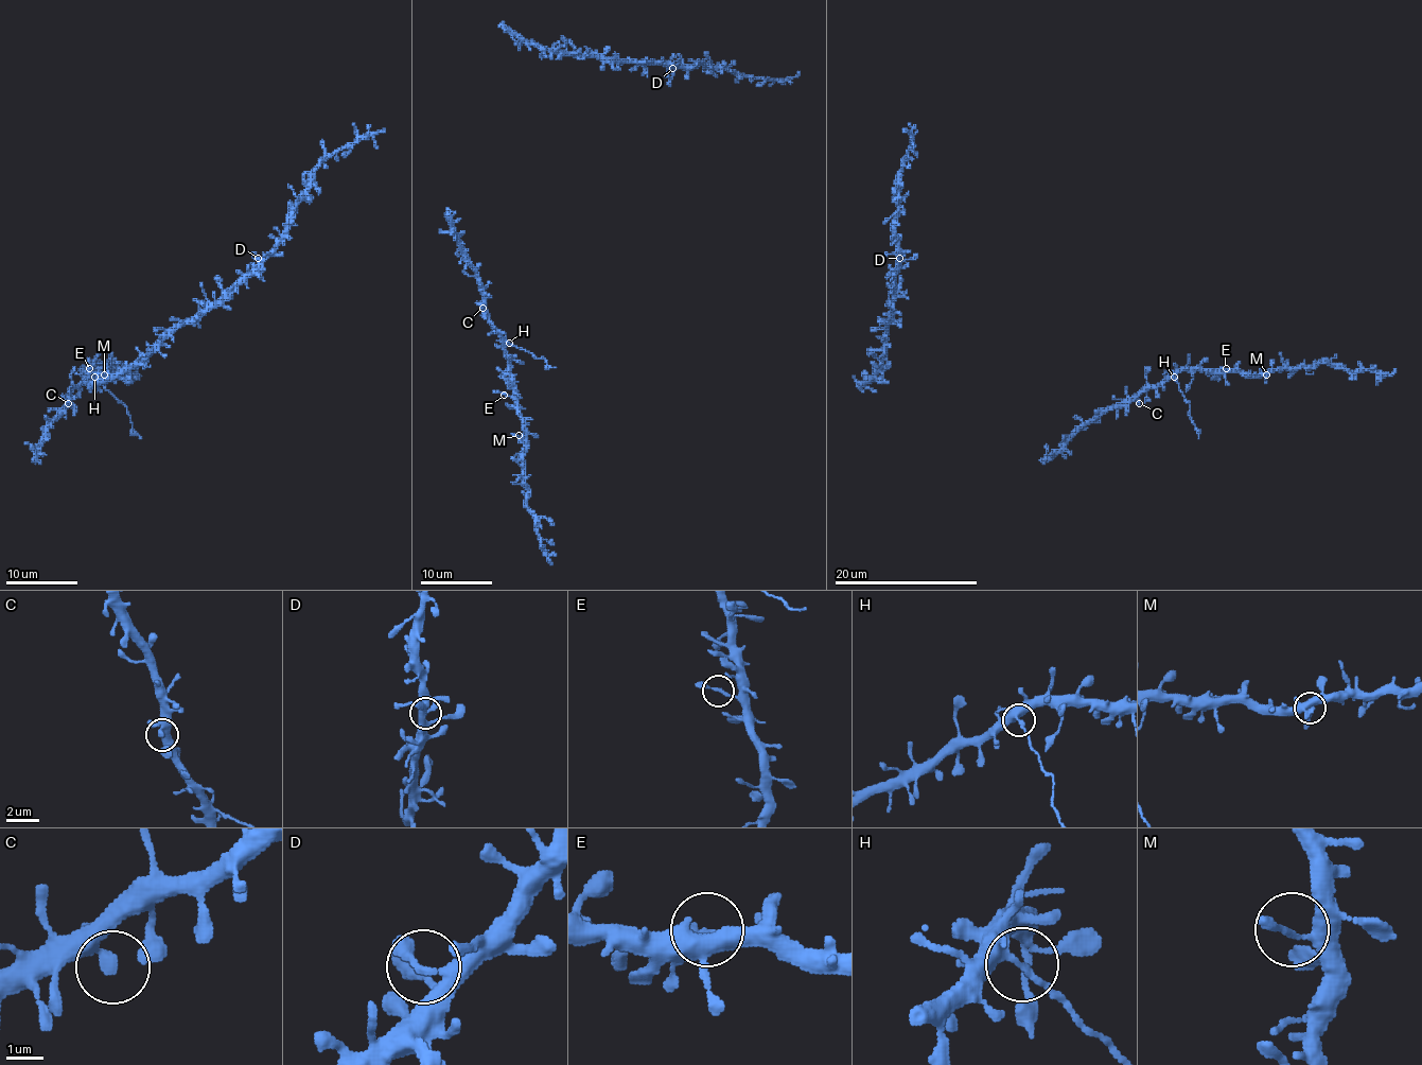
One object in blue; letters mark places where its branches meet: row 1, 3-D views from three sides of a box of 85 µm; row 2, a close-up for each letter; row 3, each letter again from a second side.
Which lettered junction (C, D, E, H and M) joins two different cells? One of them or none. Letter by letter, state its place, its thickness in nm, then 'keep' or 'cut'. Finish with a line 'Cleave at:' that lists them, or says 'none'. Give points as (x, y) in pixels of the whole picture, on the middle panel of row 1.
C: (483, 308) | 240 nm | keep
D: (672, 68) | 240 nm | keep
E: (504, 395) | 220 nm | keep
H: (509, 343) | 220 nm | cut
M: (519, 435) | 240 nm | keep
Cleave at: H

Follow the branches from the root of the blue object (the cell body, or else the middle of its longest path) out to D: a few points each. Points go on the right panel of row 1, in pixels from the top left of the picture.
D: (876, 391), (865, 385), (879, 370), (884, 326), (891, 315), (892, 276), (899, 258)

